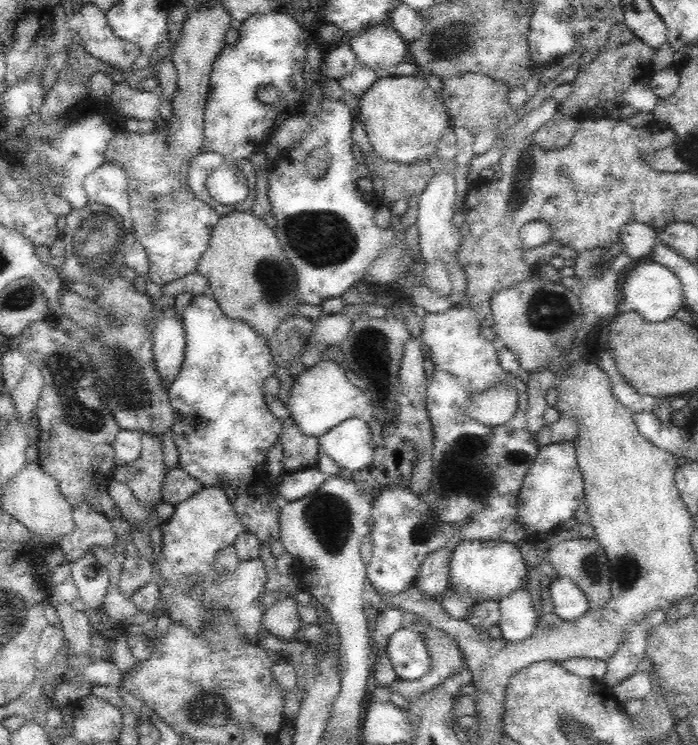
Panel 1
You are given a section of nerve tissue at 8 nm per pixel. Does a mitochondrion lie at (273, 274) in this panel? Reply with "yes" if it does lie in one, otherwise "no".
yes

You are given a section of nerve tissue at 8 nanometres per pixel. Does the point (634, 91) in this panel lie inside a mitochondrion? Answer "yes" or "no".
no

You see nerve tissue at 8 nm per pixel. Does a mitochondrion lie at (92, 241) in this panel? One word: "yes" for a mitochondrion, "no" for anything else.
yes

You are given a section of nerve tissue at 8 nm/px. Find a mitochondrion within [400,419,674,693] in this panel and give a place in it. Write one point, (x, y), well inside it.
(467, 451)

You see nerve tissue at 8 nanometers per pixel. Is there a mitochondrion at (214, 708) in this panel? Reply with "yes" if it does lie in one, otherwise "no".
yes

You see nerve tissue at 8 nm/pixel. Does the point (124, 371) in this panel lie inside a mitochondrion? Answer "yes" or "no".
yes

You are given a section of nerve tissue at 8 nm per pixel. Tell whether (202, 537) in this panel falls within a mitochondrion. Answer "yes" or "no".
no

